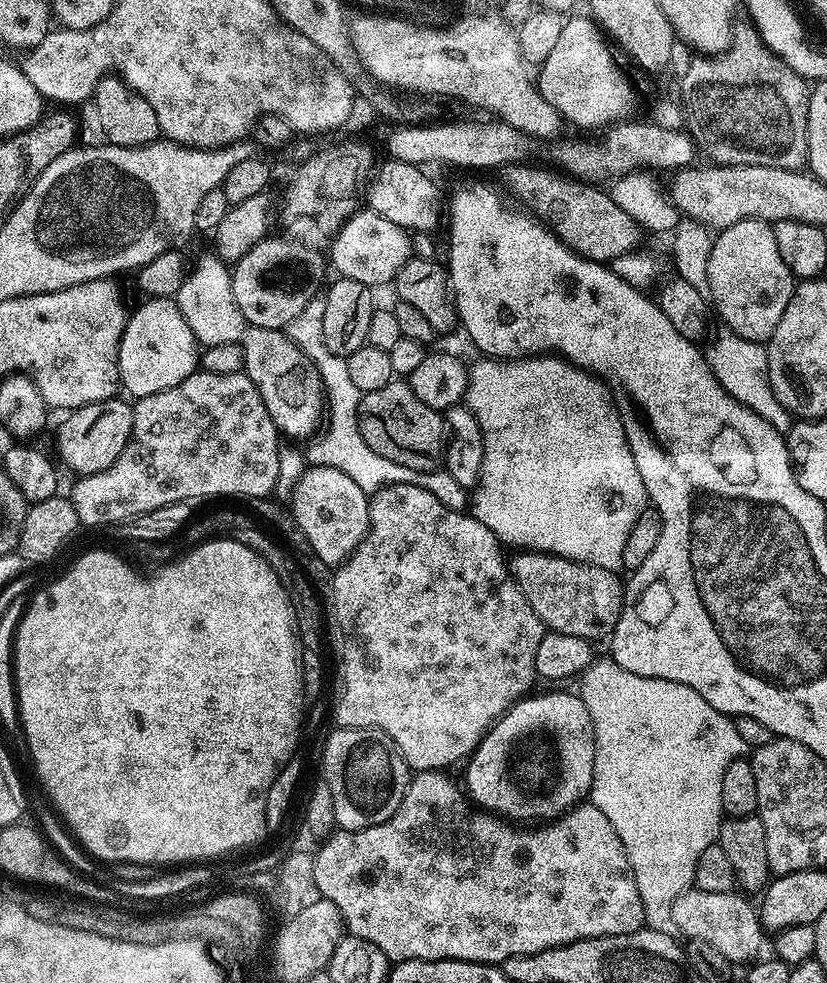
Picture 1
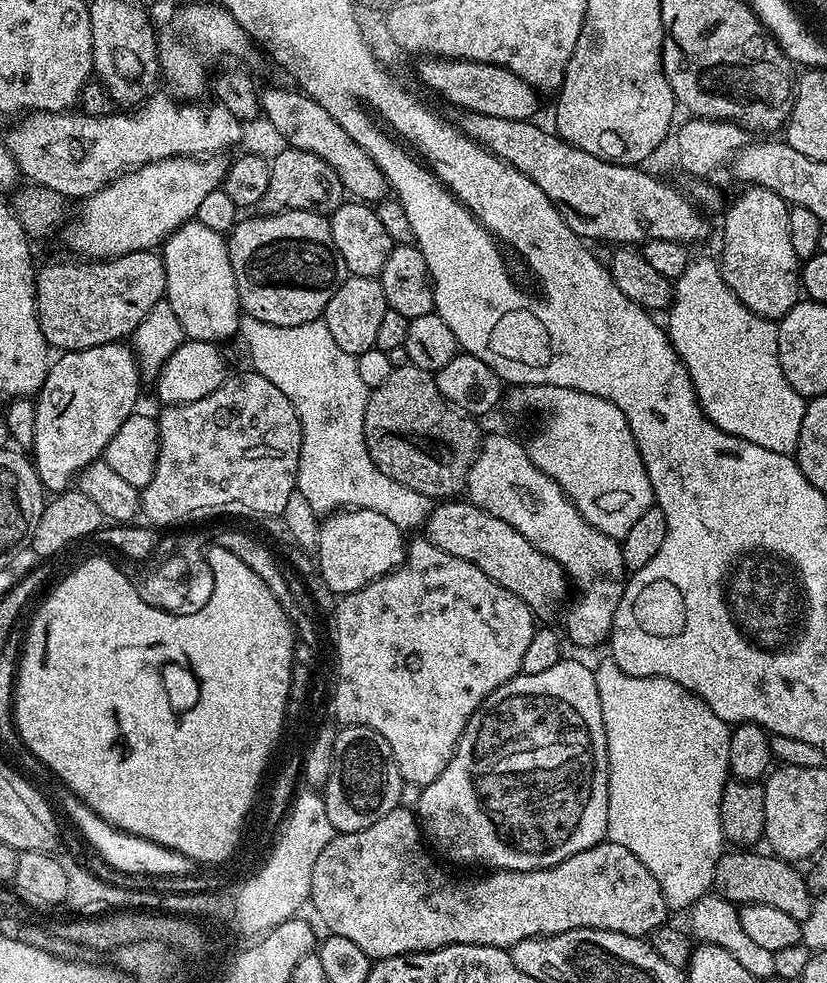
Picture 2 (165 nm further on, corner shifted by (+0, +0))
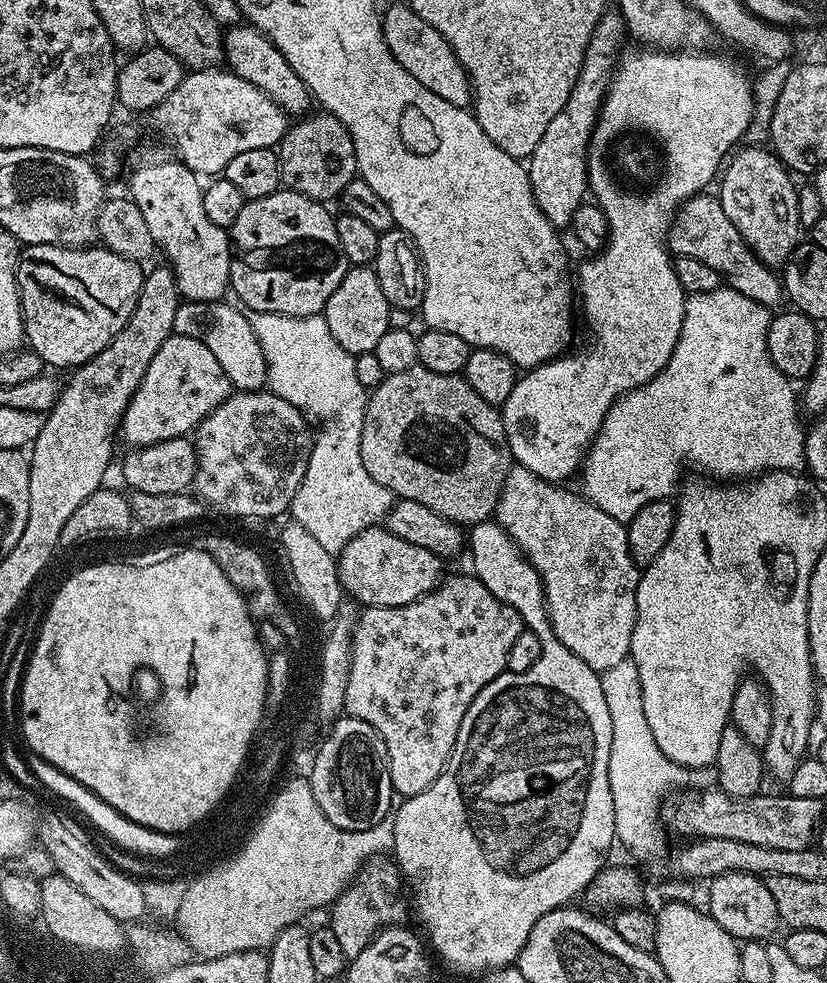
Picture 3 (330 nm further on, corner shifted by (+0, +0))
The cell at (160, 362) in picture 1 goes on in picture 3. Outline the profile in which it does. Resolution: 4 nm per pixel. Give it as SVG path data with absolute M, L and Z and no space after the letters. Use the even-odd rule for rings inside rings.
M184 300L178 306L178 314L174 314L173 333L186 338L198 338L202 346L214 354L218 366L222 366L226 378L237 392L258 392L269 383L267 358L259 344L254 328L233 307L224 304L223 300L210 302L194 302Z

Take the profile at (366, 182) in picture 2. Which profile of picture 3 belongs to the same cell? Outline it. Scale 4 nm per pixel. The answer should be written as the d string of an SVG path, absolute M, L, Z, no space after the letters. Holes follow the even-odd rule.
M240 22L223 33L222 56L226 64L228 60L227 67L234 75L246 78L246 82L262 89L289 117L303 117L309 111L307 108L313 107L312 94L302 82L302 78L294 74L294 66L290 66L290 62L282 58L282 50L278 50L270 38L266 38L251 24Z

